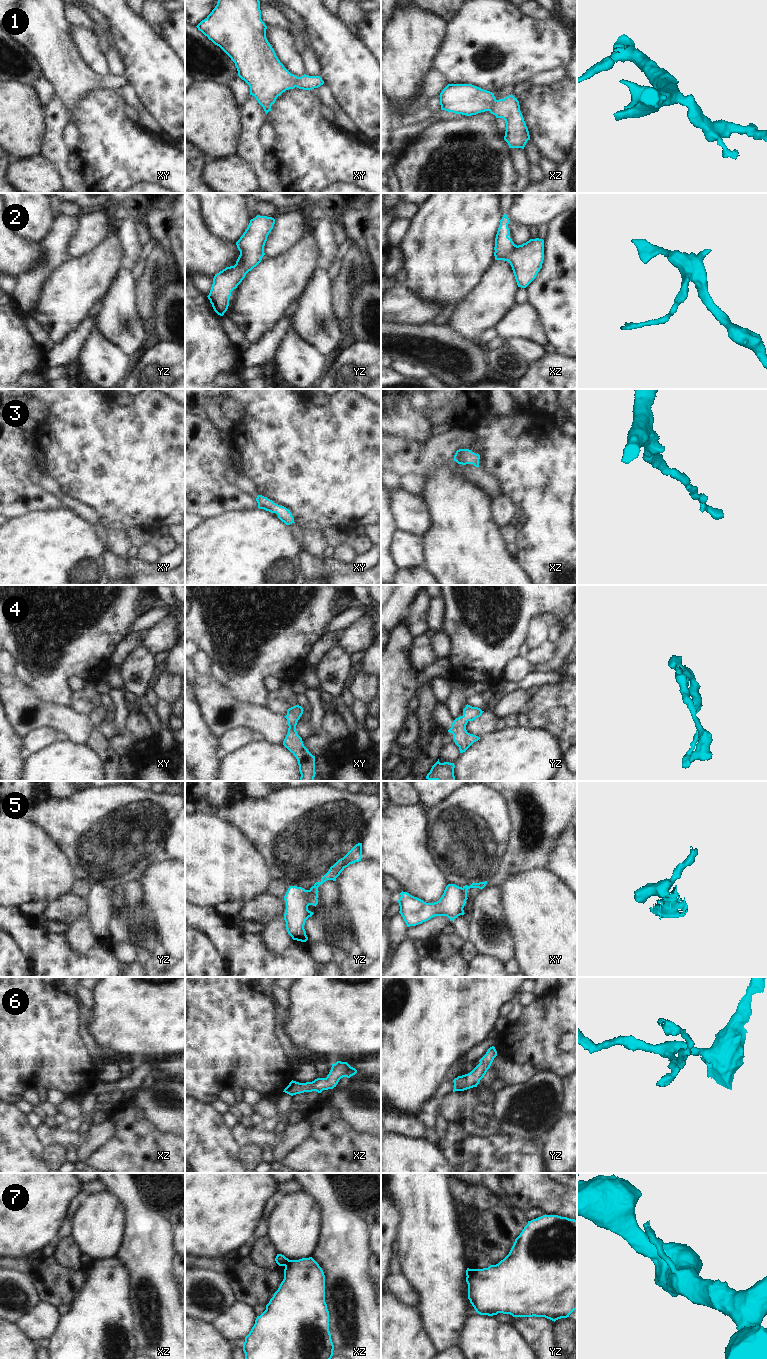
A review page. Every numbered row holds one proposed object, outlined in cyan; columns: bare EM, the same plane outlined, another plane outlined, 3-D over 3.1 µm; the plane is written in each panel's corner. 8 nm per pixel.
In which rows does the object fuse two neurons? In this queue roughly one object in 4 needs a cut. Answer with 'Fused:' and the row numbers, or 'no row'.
Fused: 5, 7

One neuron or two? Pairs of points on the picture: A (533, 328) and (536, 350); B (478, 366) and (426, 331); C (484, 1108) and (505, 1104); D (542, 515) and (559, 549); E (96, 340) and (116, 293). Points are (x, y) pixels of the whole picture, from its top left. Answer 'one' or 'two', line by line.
A: two
B: one
C: two
D: one
E: two

